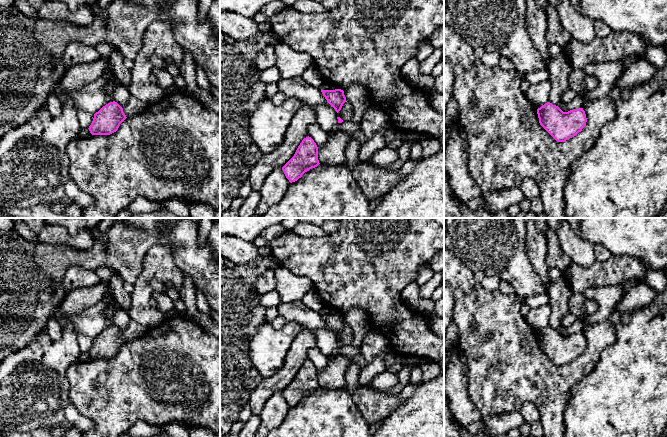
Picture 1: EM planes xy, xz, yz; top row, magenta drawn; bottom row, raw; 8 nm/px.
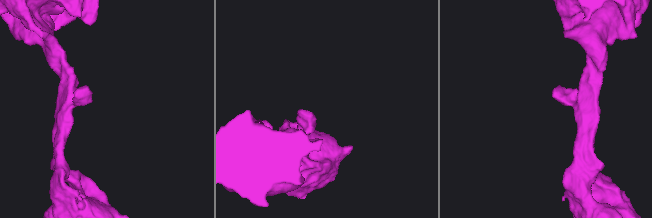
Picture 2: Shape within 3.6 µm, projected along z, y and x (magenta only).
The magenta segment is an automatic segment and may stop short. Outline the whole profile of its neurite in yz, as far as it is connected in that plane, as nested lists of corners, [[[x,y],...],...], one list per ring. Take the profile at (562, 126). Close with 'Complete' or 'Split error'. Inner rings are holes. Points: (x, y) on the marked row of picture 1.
[[[550,102],[537,109],[540,125],[557,141],[565,142],[586,126],[587,118],[583,108],[563,112]]]. Complete

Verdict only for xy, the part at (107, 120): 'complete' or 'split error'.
complete

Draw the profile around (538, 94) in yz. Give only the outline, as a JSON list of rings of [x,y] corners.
[[[549,80],[535,85],[531,84],[529,89],[525,93],[525,97],[536,109],[538,109],[548,102],[550,89],[551,86]]]

